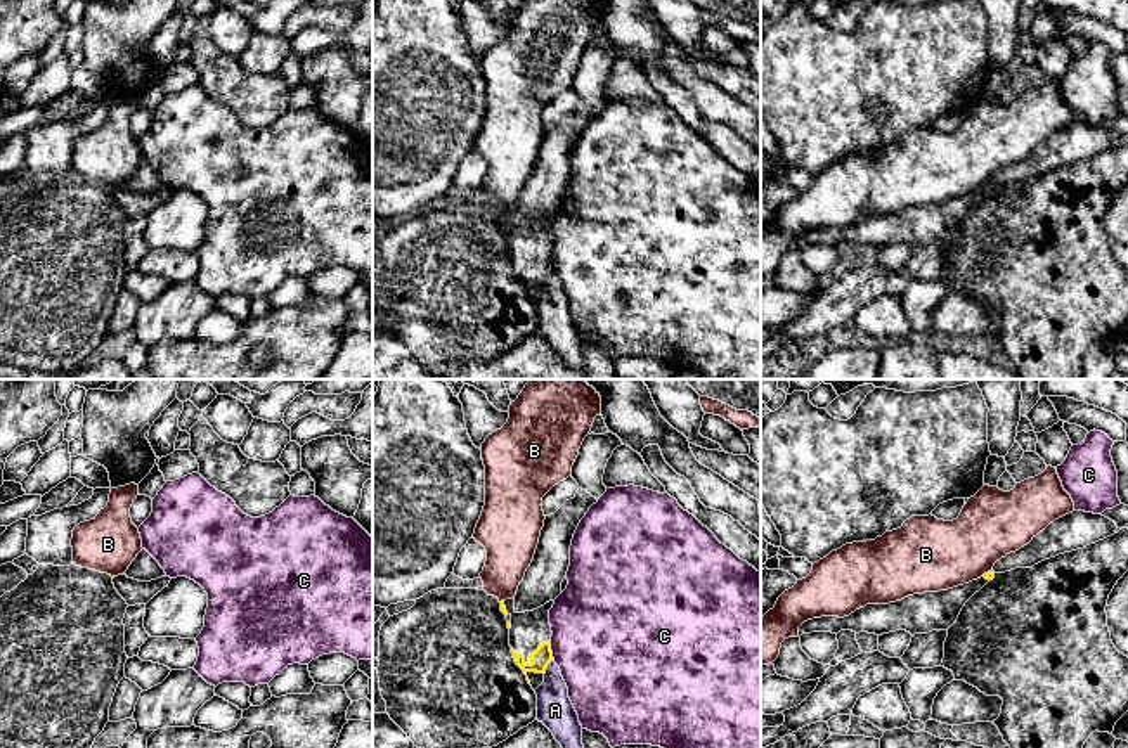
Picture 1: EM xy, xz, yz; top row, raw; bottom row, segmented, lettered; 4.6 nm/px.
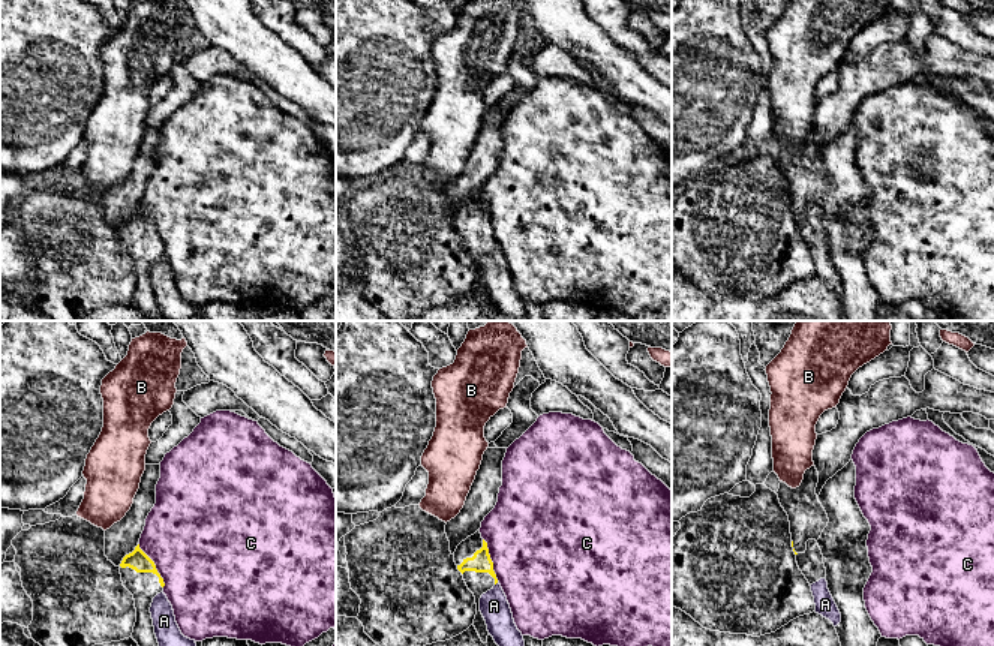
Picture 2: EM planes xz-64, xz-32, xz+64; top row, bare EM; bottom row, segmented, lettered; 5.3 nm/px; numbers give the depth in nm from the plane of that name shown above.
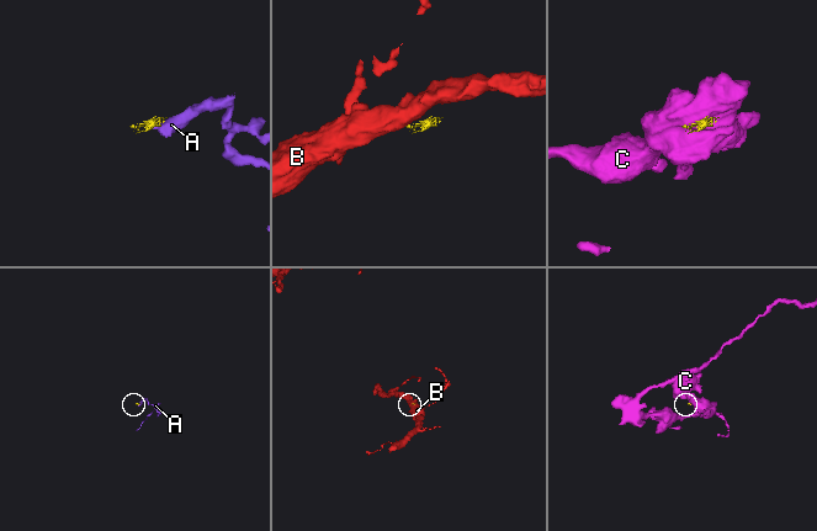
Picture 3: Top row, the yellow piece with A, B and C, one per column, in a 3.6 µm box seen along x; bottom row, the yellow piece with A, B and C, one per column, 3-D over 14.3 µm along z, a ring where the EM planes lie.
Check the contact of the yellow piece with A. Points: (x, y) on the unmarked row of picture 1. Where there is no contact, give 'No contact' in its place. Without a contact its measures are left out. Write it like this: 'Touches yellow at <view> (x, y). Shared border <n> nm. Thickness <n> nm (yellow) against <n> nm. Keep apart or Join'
Touches yellow at xz (546, 279). Shared border 90 nm. Thickness 90 nm (yellow) against 170 nm. Keep apart

